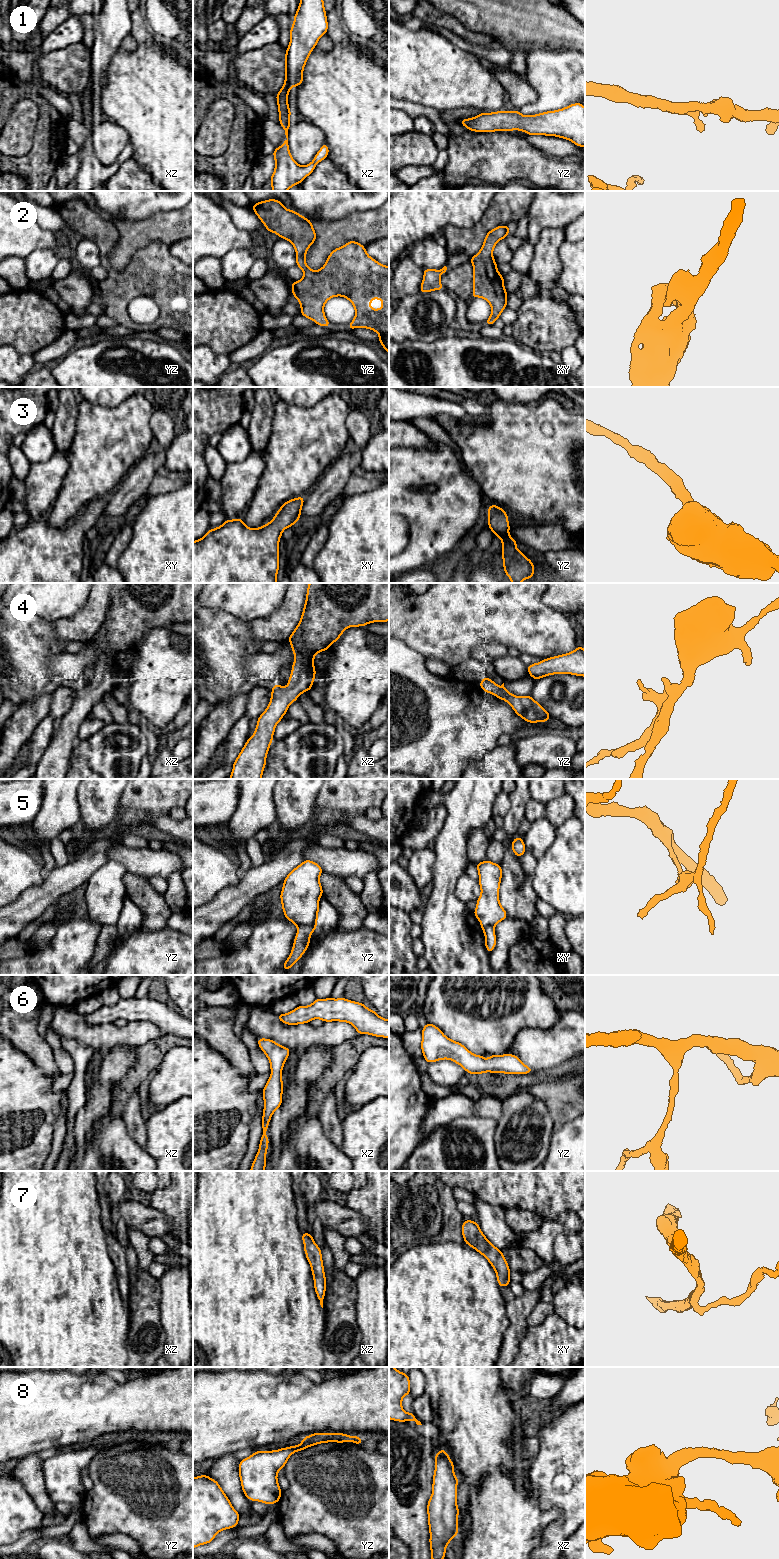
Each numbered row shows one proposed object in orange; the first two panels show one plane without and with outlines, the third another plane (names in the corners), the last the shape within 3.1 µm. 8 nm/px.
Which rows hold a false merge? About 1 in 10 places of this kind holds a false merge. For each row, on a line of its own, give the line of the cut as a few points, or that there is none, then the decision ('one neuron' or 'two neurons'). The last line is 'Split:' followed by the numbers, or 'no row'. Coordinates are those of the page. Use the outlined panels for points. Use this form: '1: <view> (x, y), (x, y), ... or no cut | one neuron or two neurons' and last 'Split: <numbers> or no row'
1: no cut | one neuron
2: no cut | one neuron
3: no cut | one neuron
4: no cut | one neuron
5: no cut | one neuron
6: no cut | one neuron
7: no cut | one neuron
8: no cut | one neuron
Split: no row

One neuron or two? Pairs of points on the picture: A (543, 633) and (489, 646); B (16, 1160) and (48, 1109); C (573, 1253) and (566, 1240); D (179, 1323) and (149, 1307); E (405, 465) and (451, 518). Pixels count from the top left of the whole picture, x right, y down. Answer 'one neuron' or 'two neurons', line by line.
A: two neurons
B: one neuron
C: one neuron
D: two neurons
E: one neuron

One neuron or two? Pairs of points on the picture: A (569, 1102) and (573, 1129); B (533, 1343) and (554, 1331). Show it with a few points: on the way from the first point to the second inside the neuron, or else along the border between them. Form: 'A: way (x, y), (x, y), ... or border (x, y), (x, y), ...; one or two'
A: border (574, 1118), (564, 1122), (555, 1129); two
B: way (538, 1341), (549, 1332); one

